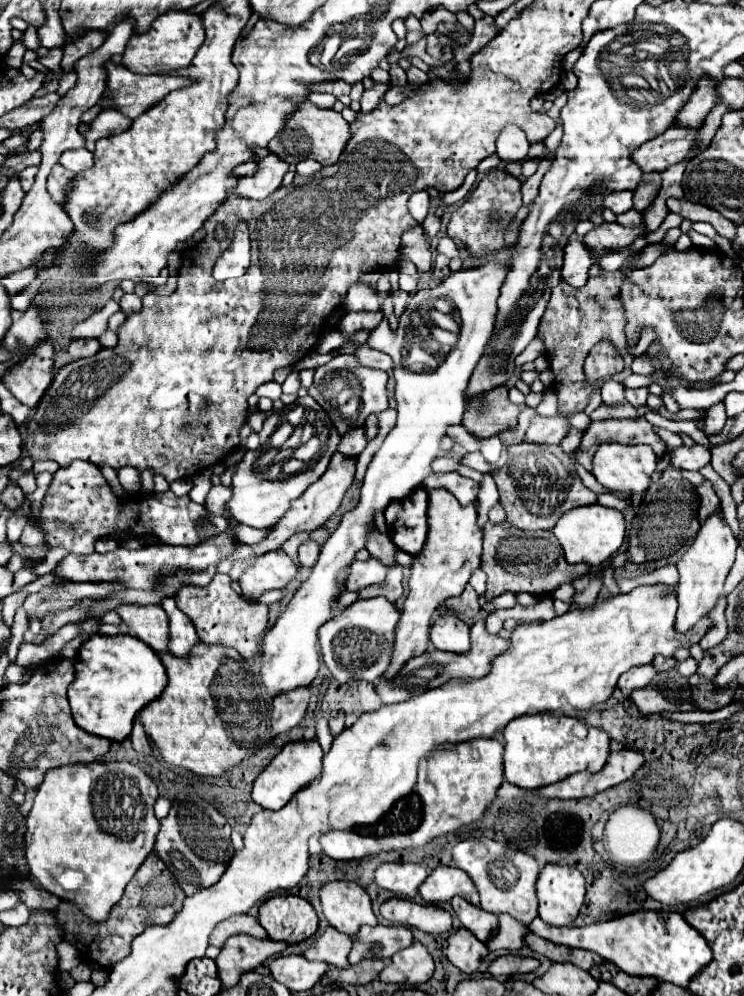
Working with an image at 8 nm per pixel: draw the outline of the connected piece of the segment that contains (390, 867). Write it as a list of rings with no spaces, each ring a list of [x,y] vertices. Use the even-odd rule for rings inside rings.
[[[382,863],[376,869],[376,883],[382,889],[388,889],[406,899],[414,899],[418,895],[418,887],[426,877],[428,871],[414,863]]]

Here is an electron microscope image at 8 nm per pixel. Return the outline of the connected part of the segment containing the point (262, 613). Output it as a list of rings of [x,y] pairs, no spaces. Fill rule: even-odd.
[[[218,573],[208,587],[184,585],[174,599],[178,609],[192,619],[202,643],[220,643],[224,647],[232,647],[246,661],[254,659],[260,653],[260,641],[264,639],[264,633],[268,629],[268,605],[244,601],[230,587],[228,575]]]

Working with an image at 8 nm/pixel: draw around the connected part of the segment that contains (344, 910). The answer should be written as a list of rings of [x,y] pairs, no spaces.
[[[332,881],[320,889],[322,913],[328,923],[346,935],[356,935],[362,925],[376,925],[368,893],[352,881]]]

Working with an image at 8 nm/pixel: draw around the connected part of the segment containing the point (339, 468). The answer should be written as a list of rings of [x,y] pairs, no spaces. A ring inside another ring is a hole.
[[[334,453],[332,459],[330,459],[330,465],[328,465],[328,469],[326,469],[326,473],[324,473],[312,487],[306,489],[304,497],[300,497],[298,501],[294,501],[292,509],[286,513],[284,519],[280,519],[280,521],[274,525],[272,533],[270,533],[262,543],[258,543],[258,545],[244,545],[244,543],[240,543],[240,547],[236,547],[234,559],[246,559],[246,557],[250,557],[250,555],[262,555],[262,553],[266,553],[266,551],[270,551],[270,549],[278,549],[278,547],[280,547],[290,535],[294,535],[294,533],[312,531],[312,529],[322,527],[322,525],[328,521],[328,517],[340,507],[340,503],[342,503],[346,491],[350,489],[350,485],[352,485],[352,481],[354,481],[354,471],[356,471],[356,457],[344,457],[342,453]]]

